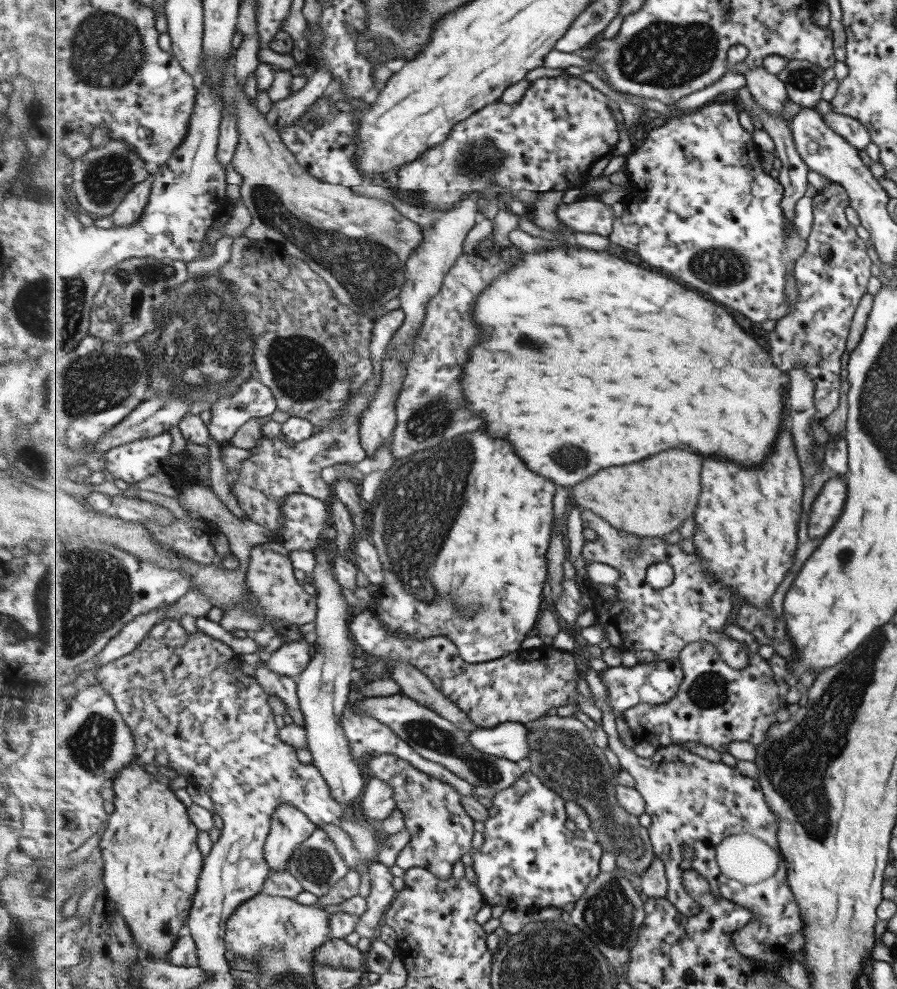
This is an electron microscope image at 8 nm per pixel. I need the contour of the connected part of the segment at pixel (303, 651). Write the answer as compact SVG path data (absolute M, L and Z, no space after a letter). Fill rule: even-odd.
M307 639L281 644L267 660L269 667L279 675L297 678L312 661L311 643Z

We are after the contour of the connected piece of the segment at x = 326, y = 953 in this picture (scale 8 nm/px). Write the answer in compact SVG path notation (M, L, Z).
M337 938L329 939L321 947L317 947L315 954L317 966L331 964L335 968L345 968L345 970L364 970L364 958L365 954L360 952L357 946Z

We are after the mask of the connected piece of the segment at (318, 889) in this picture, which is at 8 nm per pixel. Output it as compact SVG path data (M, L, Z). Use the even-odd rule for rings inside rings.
M321 829L299 844L297 852L293 852L287 863L287 871L303 883L305 890L318 898L327 896L351 870L339 854L334 840Z

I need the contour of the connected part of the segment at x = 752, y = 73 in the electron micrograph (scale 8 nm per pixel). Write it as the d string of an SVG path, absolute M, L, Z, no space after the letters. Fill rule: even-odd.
M764 67L747 70L748 73L744 74L746 85L754 95L754 100L769 113L782 118L783 103L790 100L785 84L776 74L768 72Z

